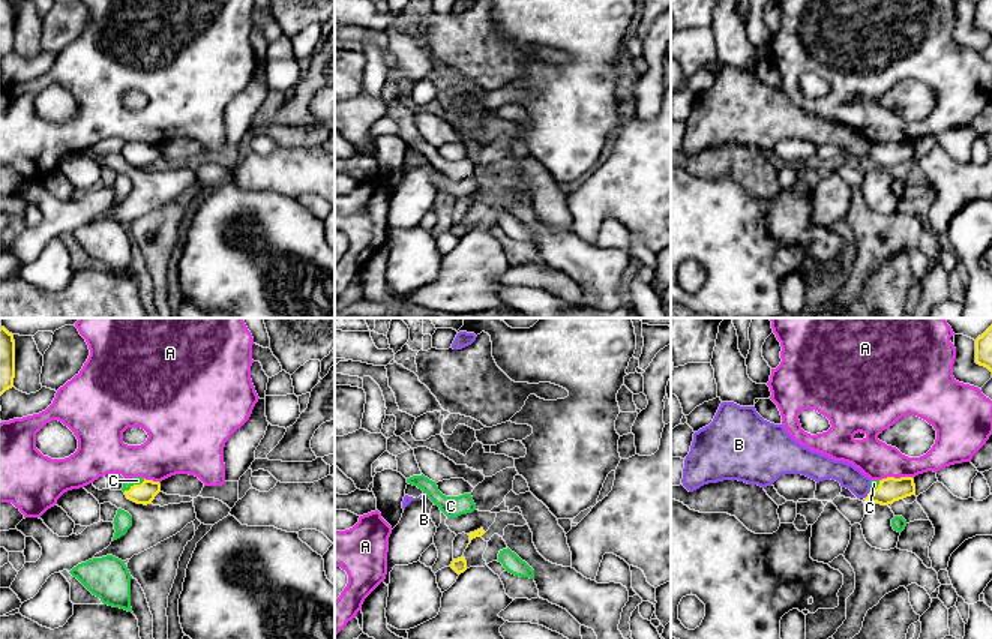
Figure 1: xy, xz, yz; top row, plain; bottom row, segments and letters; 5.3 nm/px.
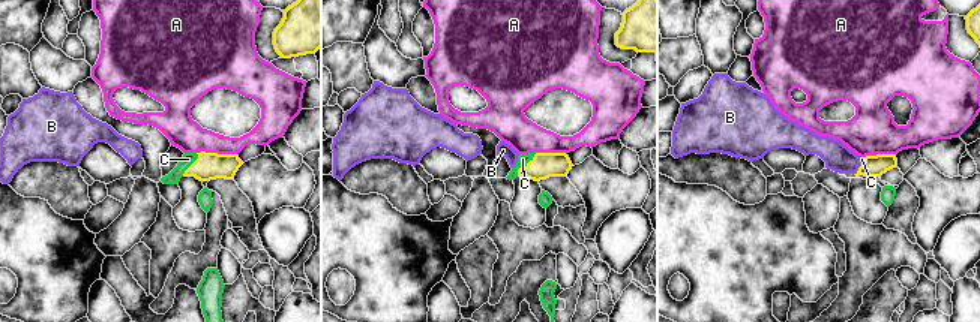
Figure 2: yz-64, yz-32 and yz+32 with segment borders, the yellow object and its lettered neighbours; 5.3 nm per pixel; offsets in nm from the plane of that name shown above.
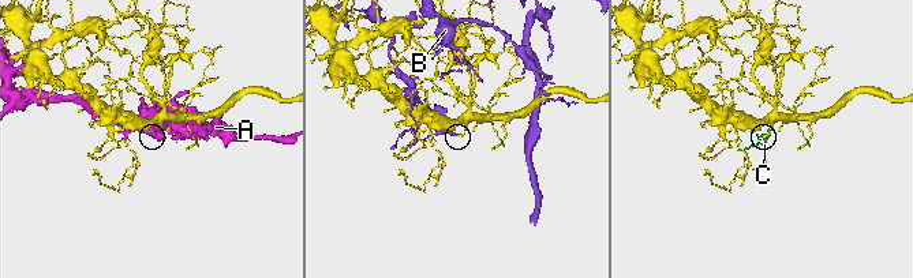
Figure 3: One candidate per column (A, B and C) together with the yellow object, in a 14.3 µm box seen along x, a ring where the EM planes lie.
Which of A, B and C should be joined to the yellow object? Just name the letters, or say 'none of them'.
C

